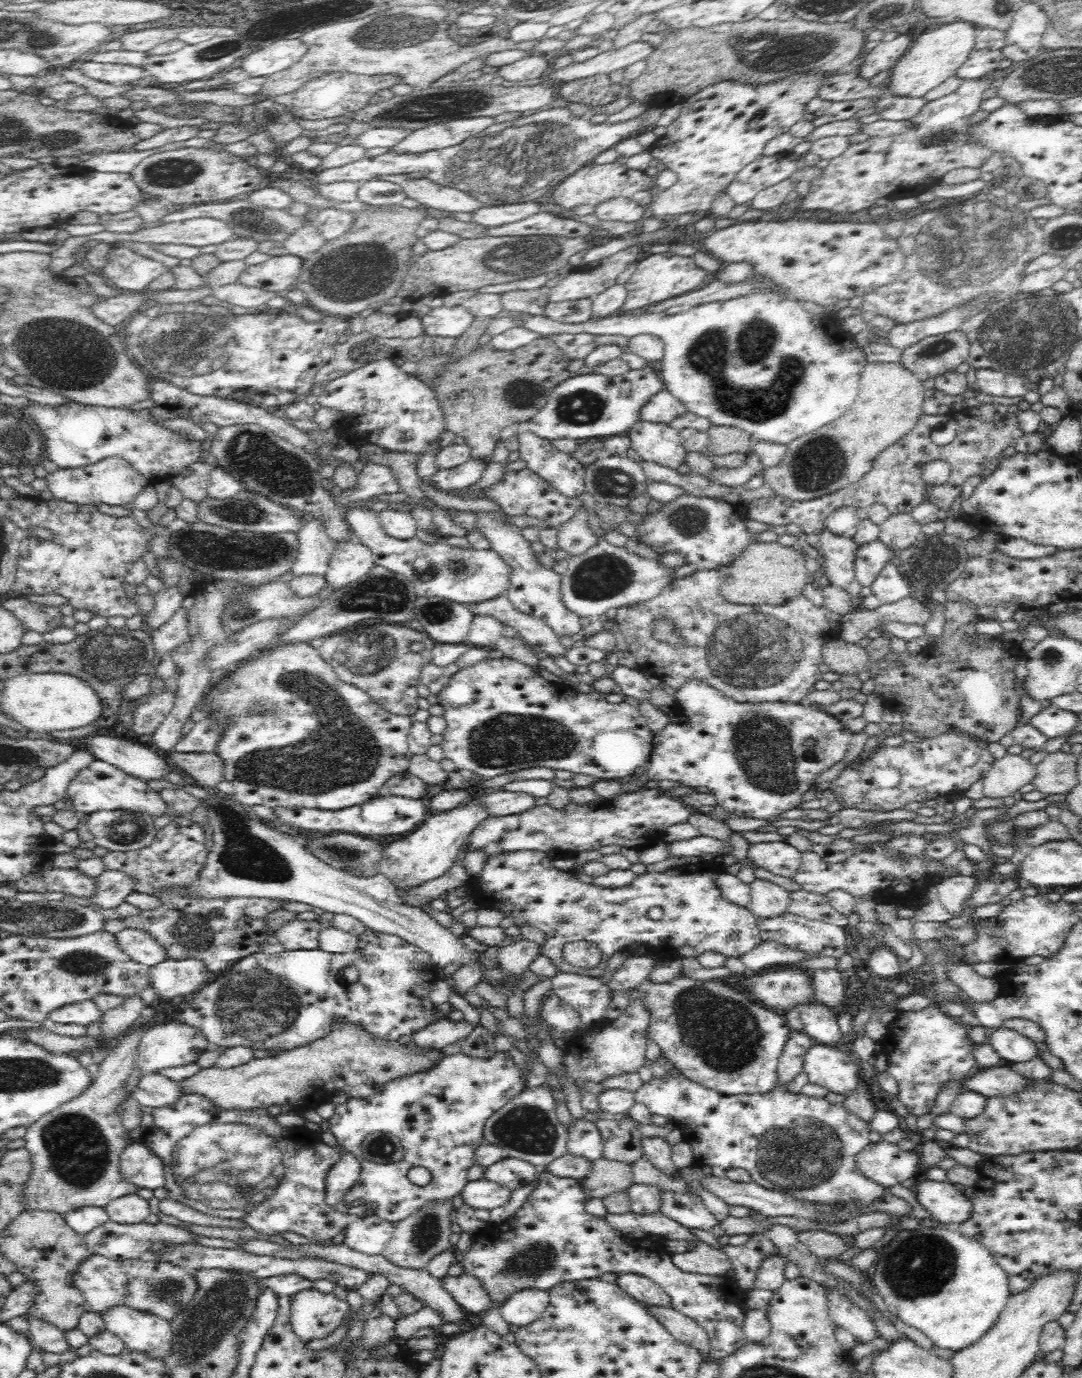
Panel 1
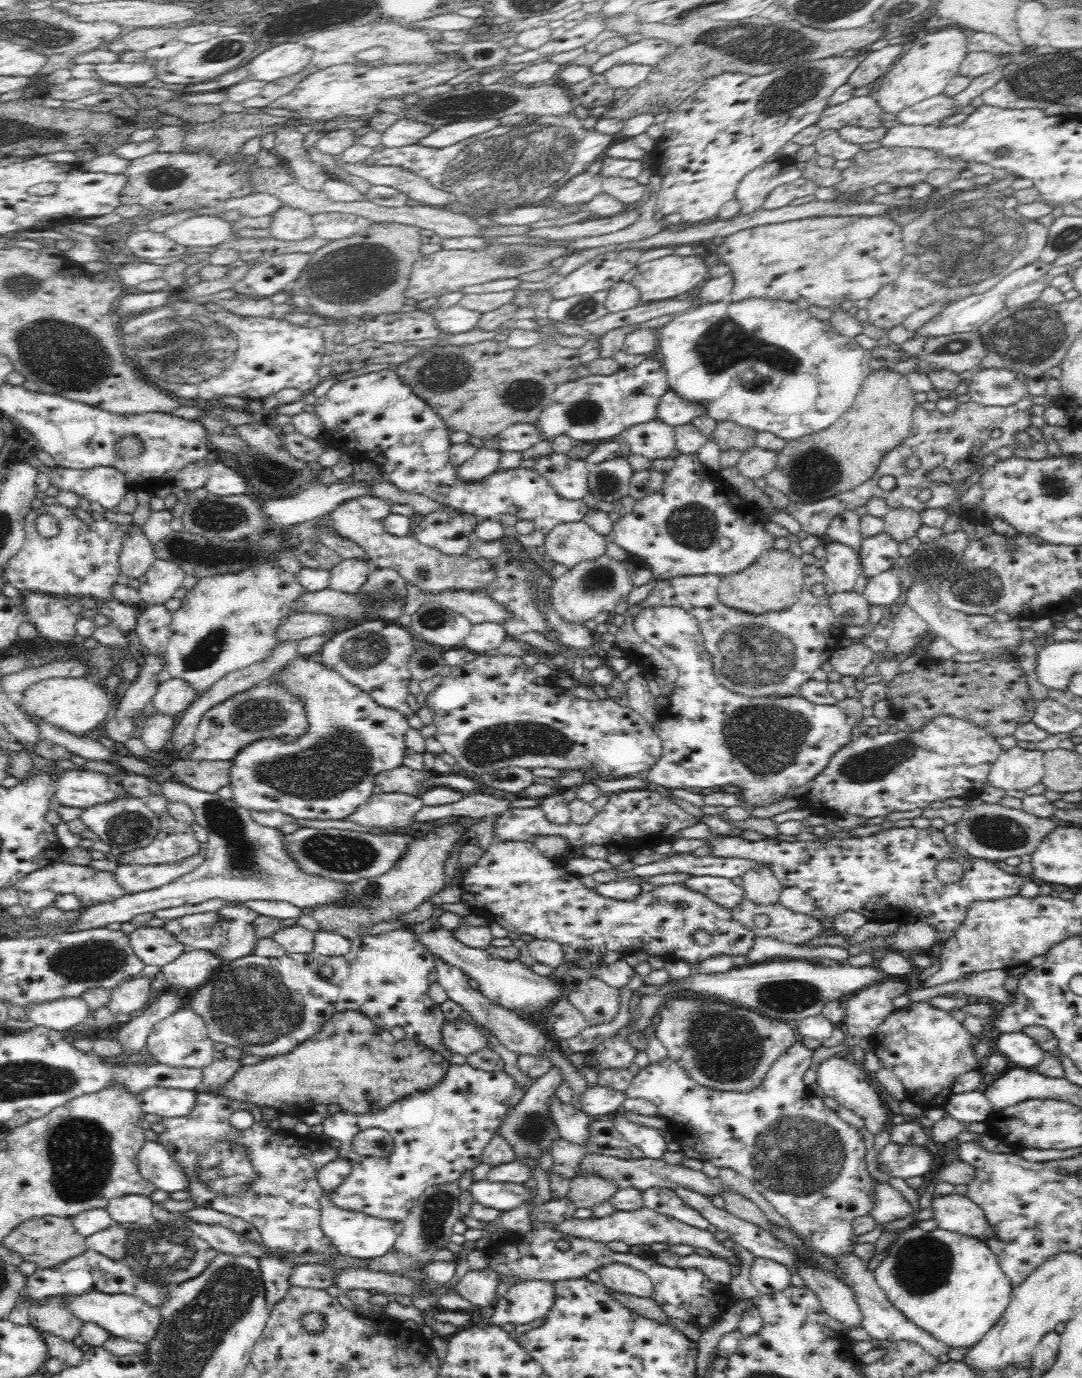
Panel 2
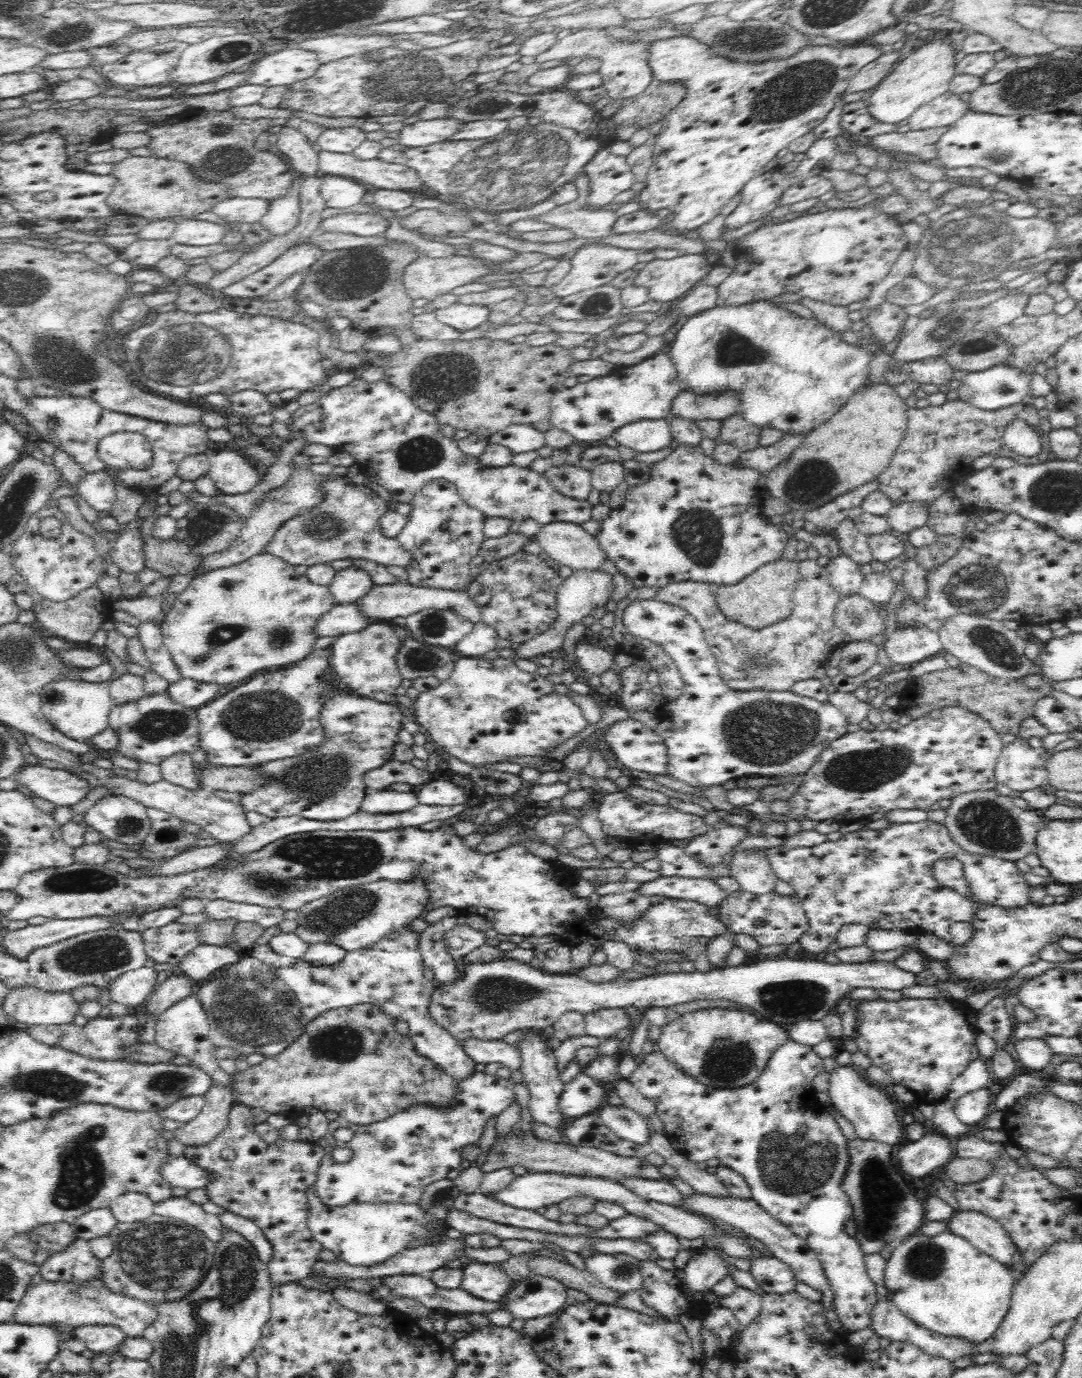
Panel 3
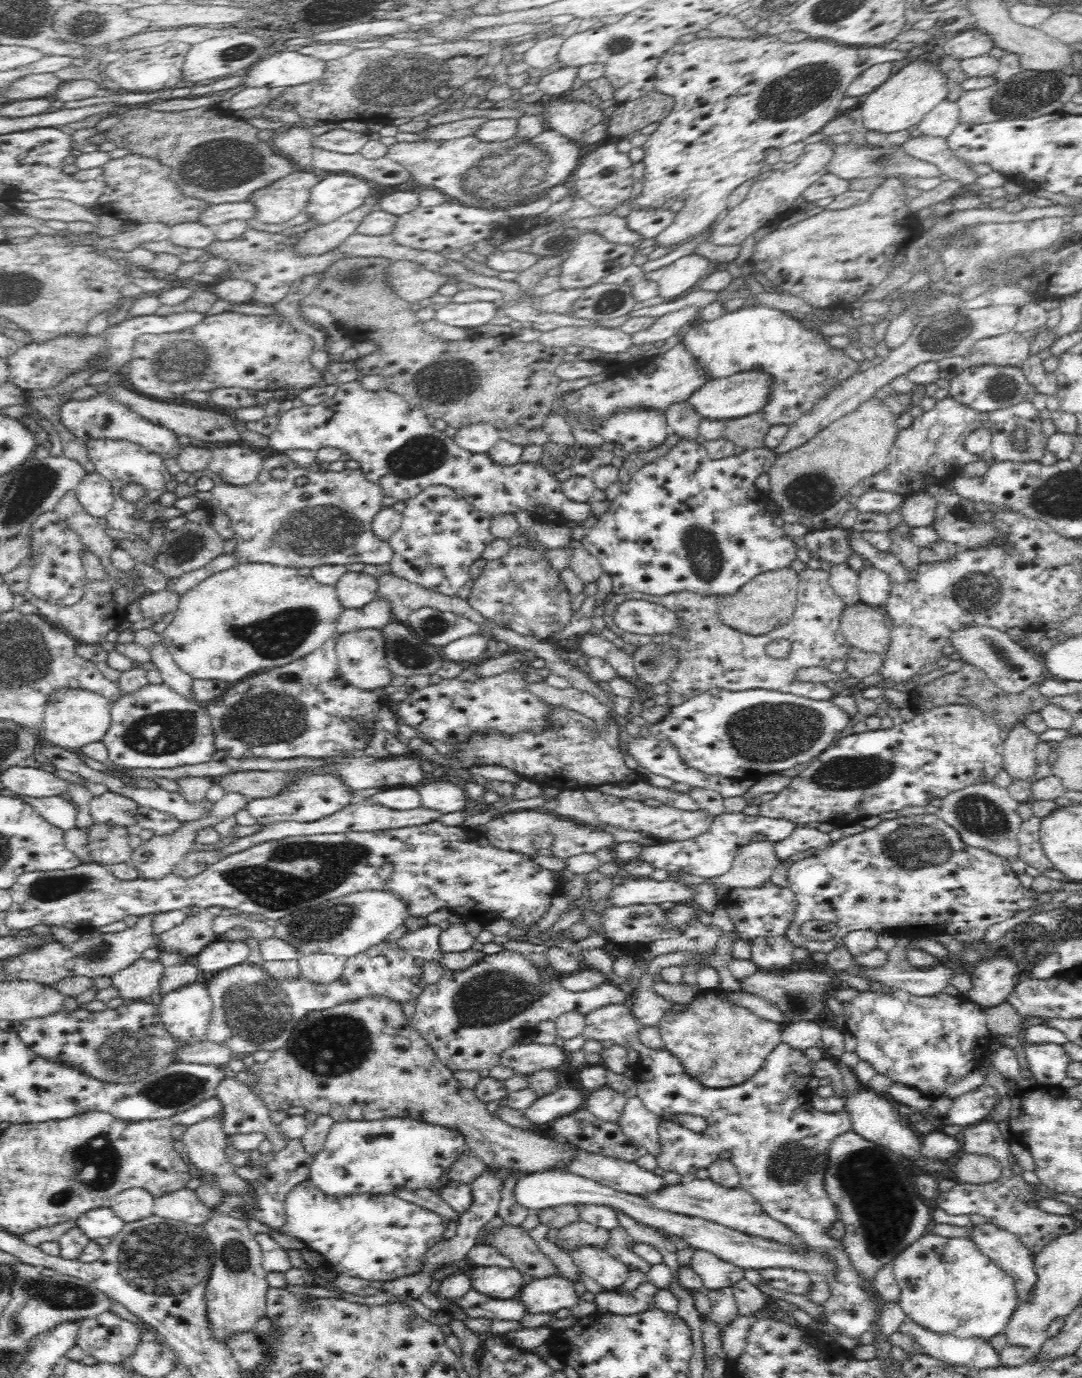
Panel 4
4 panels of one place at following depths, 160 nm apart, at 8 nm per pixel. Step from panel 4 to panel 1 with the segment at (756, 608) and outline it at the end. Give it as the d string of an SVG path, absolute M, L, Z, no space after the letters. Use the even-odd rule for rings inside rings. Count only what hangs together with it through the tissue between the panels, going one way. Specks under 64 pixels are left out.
M779 543L752 544L730 566L718 568L721 584L719 592L724 600L737 605L780 605L802 595L807 585L807 568L798 547L786 548Z

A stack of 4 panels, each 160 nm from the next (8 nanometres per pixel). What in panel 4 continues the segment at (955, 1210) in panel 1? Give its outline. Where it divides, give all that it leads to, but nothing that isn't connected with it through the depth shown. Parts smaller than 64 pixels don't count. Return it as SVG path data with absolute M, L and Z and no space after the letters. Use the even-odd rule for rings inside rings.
M992 1223L977 1225L969 1238L980 1252L994 1260L996 1266L1000 1266L1014 1280L1017 1305L1027 1303L1038 1283L1034 1268L1035 1255L1011 1232Z

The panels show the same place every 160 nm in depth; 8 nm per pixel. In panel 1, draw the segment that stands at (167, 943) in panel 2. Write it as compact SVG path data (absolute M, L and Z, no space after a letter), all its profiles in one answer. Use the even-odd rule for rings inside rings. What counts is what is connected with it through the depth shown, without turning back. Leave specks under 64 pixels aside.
M126 927L116 933L115 937L122 952L146 967L154 966L168 959L165 948L145 930Z

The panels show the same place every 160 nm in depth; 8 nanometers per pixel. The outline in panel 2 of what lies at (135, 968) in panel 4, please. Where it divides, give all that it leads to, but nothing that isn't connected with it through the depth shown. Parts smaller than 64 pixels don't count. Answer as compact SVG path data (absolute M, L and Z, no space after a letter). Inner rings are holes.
M134 976L124 980L123 984L111 990L108 1008L112 1014L125 1014L143 1010L153 999L154 991L151 989L151 979L144 976Z

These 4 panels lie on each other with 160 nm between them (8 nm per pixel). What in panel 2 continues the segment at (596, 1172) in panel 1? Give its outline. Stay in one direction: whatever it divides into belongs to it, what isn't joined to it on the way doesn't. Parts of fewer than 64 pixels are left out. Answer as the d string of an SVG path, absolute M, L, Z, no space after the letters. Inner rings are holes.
M586 1173L583 1175L576 1175L572 1180L567 1192L567 1197L574 1203L574 1207L589 1208L597 1204L608 1201L618 1190L618 1187L596 1174Z

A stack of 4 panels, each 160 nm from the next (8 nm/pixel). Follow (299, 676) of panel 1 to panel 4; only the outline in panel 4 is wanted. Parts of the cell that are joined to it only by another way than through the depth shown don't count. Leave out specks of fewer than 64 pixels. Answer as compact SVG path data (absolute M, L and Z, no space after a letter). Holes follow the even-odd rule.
M298 771L292 775L293 781L286 788L283 788L280 796L251 800L246 810L254 818L254 822L264 826L275 822L314 822L340 811L350 802L355 801L351 790L342 783L342 779L338 775L330 775L330 773L314 775L314 773L298 773Z

